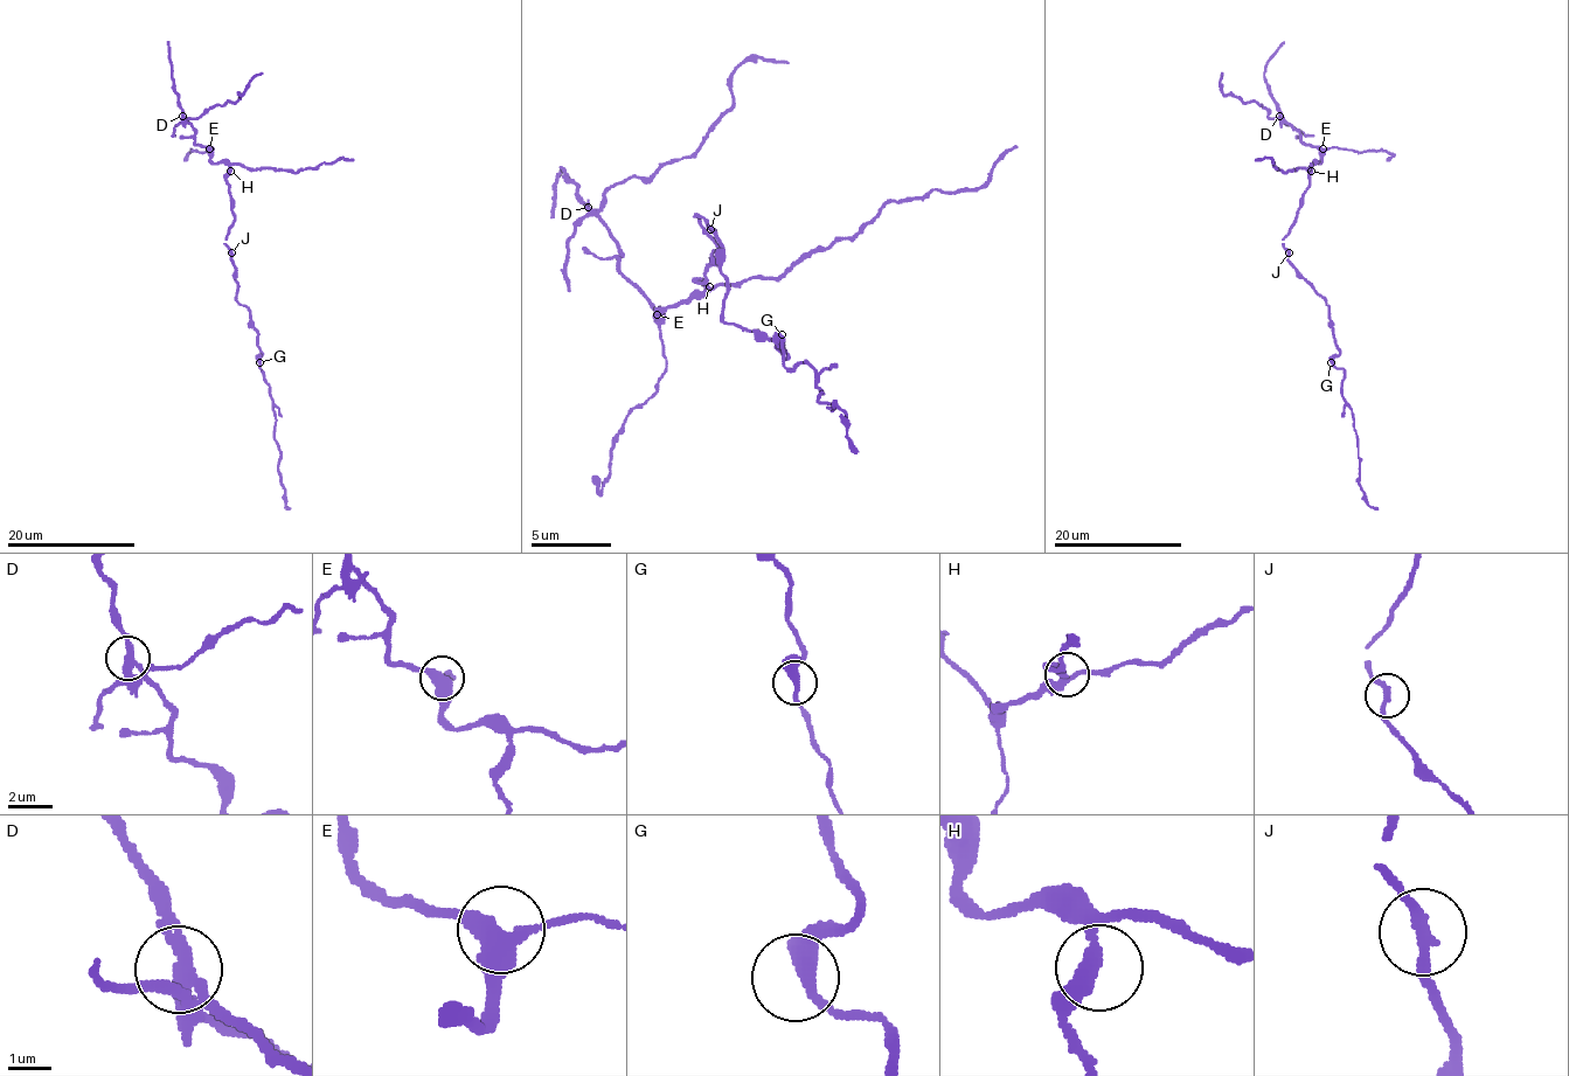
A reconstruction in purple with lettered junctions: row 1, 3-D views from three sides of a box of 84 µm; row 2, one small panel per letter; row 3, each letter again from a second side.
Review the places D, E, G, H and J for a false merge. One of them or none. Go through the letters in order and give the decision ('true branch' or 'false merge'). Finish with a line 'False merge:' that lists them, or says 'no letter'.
D: false merge
E: true branch
G: true branch
H: true branch
J: true branch
False merge: D

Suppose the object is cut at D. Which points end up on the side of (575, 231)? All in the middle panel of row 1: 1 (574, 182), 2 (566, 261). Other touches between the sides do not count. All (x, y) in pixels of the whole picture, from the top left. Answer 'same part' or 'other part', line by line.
1: other part
2: same part

